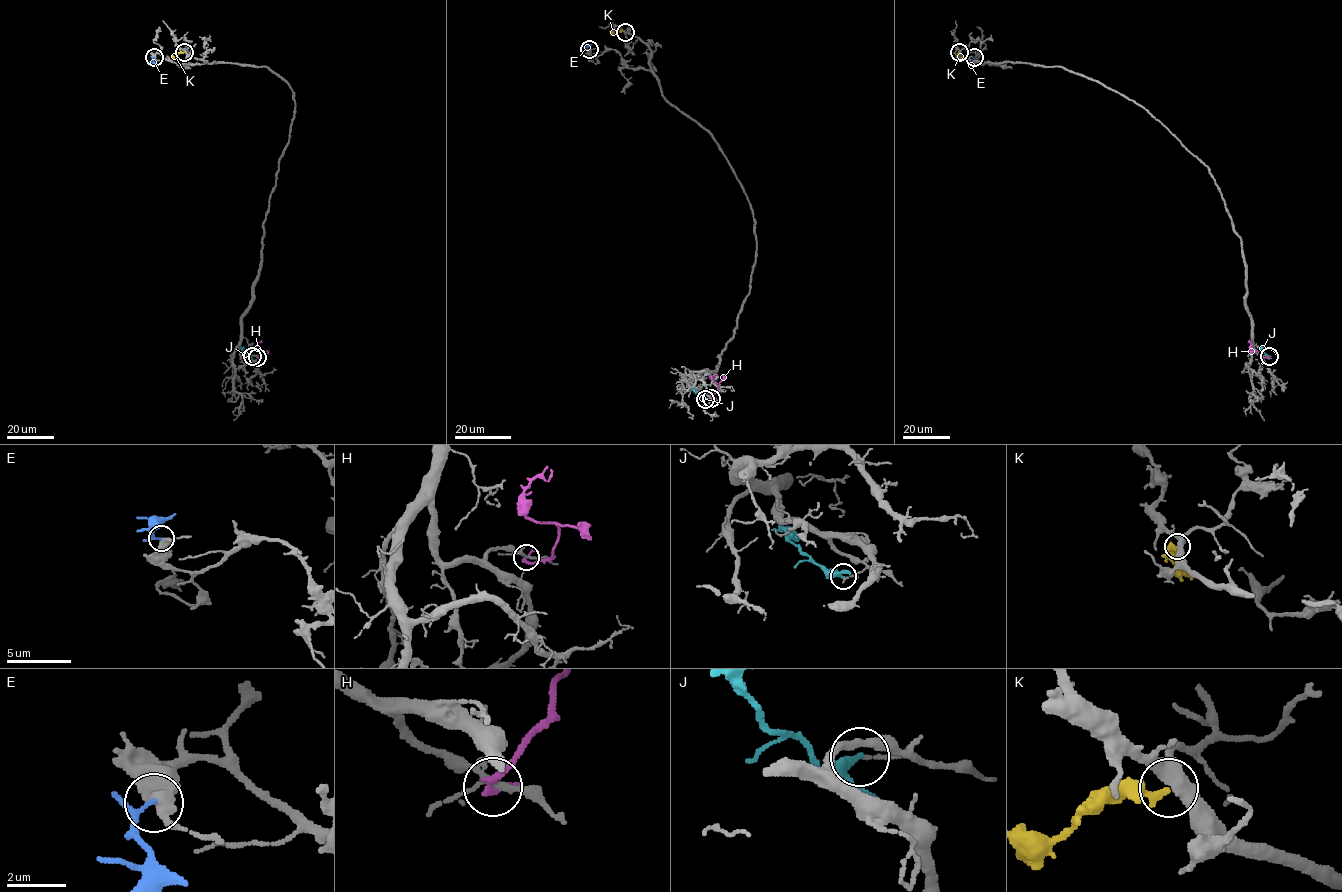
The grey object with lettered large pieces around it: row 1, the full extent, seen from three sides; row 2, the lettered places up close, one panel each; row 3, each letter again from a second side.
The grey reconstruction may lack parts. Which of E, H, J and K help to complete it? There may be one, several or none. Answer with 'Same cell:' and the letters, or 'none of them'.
Same cell: K

